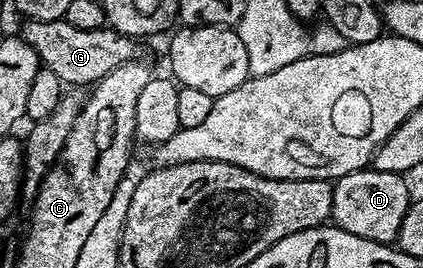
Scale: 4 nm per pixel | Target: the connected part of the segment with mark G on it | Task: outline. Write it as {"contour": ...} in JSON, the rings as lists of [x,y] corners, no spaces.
{"contour":[[[66,19],[55,20],[52,23],[33,20],[24,22],[23,25],[23,40],[35,50],[40,64],[53,69],[53,73],[57,73],[57,77],[64,85],[94,85],[101,77],[105,77],[105,73],[117,69],[117,65],[125,65],[125,61],[129,61],[136,54],[136,40],[107,25],[92,31],[76,29],[75,26],[69,25]]]}

